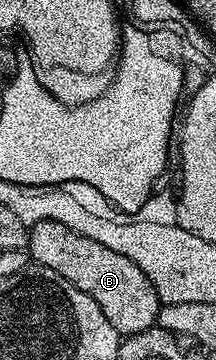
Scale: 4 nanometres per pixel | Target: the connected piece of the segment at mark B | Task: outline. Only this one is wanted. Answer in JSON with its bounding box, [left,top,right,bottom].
[28,220,160,337]

